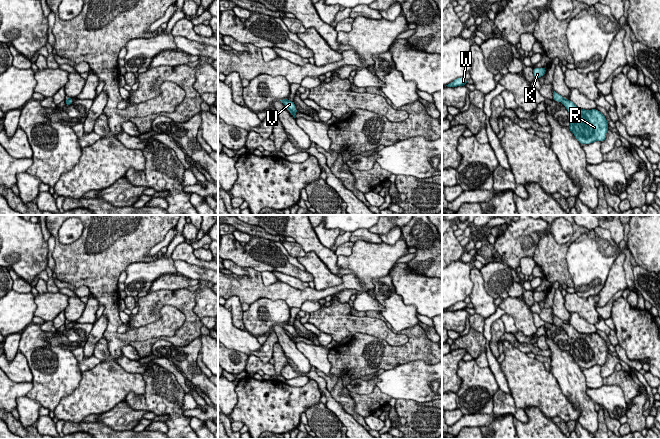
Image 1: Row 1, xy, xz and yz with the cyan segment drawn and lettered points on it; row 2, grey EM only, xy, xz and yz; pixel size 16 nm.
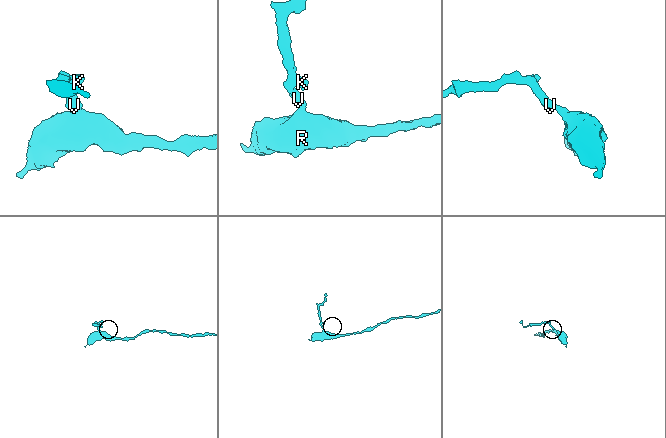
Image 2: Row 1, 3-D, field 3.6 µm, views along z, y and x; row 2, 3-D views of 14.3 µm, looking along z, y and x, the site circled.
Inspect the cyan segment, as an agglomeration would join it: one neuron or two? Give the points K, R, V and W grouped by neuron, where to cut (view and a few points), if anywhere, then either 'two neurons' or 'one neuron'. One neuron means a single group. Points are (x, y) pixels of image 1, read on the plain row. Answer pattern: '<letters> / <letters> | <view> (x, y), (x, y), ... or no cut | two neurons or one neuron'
K R V W | no cut | one neuron

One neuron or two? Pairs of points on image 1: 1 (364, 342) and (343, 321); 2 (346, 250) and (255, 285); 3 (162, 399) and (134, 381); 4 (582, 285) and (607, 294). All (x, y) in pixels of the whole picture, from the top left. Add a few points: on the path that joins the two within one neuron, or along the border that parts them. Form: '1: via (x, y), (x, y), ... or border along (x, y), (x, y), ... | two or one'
1: border along (353, 334), (366, 333), (379, 338) | two
2: border along (354, 243), (348, 255), (338, 256) | two
3: border along (142, 374), (145, 390), (130, 392), (125, 400) | two
4: border along (610, 270), (603, 288), (596, 295) | two

